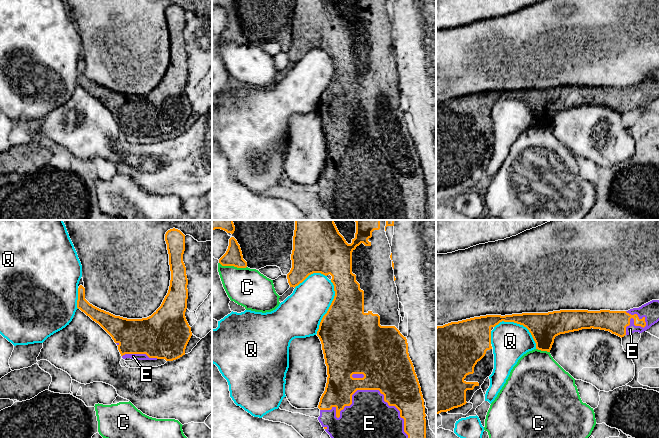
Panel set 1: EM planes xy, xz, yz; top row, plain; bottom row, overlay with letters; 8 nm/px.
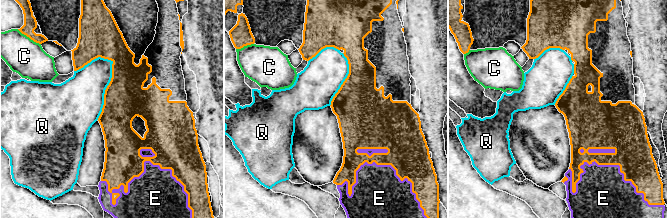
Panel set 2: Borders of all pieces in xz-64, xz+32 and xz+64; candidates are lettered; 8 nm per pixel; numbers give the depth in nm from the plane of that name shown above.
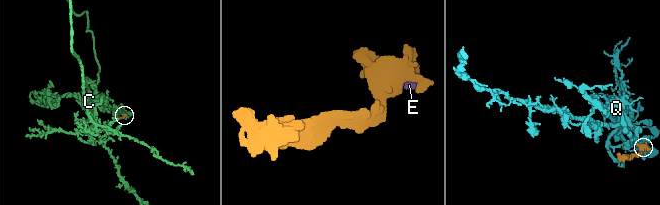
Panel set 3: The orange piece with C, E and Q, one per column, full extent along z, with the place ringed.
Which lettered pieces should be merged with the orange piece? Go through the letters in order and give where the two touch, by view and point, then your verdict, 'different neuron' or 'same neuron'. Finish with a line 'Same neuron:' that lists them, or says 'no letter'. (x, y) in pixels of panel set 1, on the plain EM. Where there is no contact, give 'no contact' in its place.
C: meets orange in xz at (233, 41); different neuron
E: meets orange in xz at (369, 165); same neuron
Q: meets orange in xz at (329, 83); different neuron
Same neuron: E

